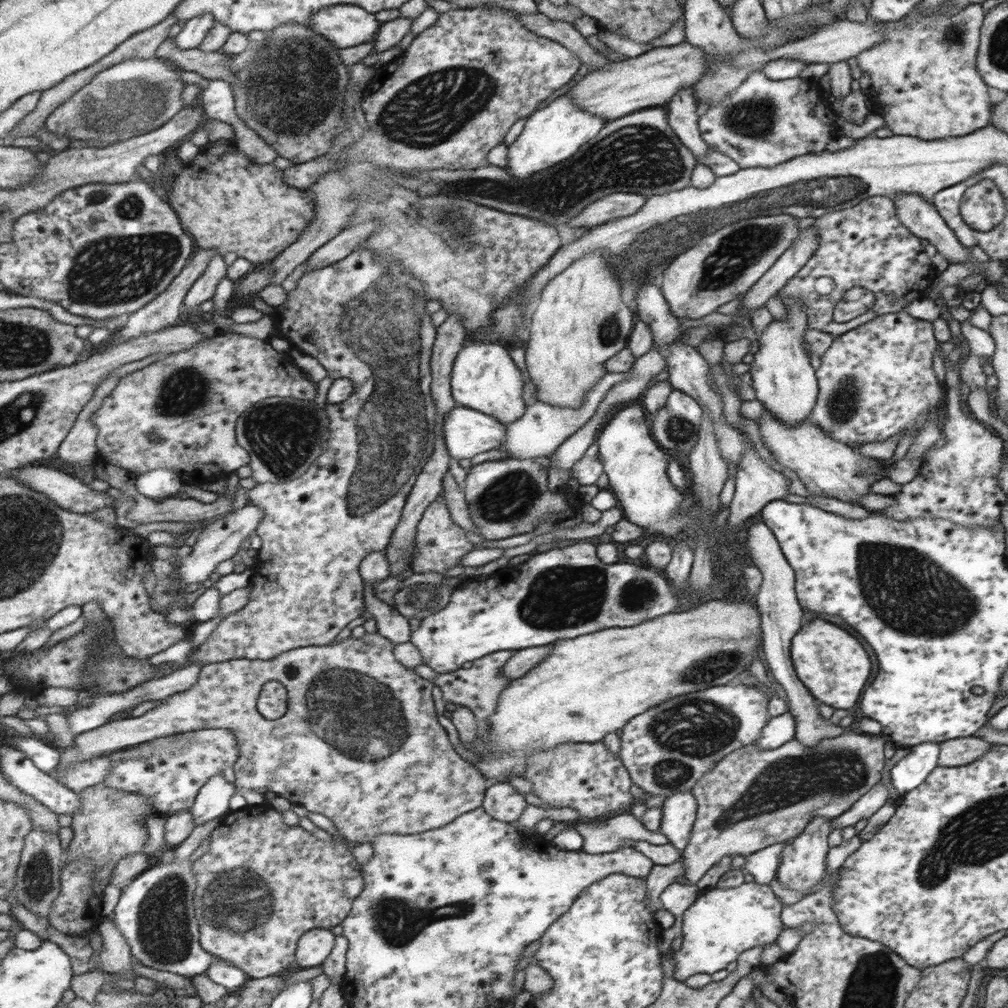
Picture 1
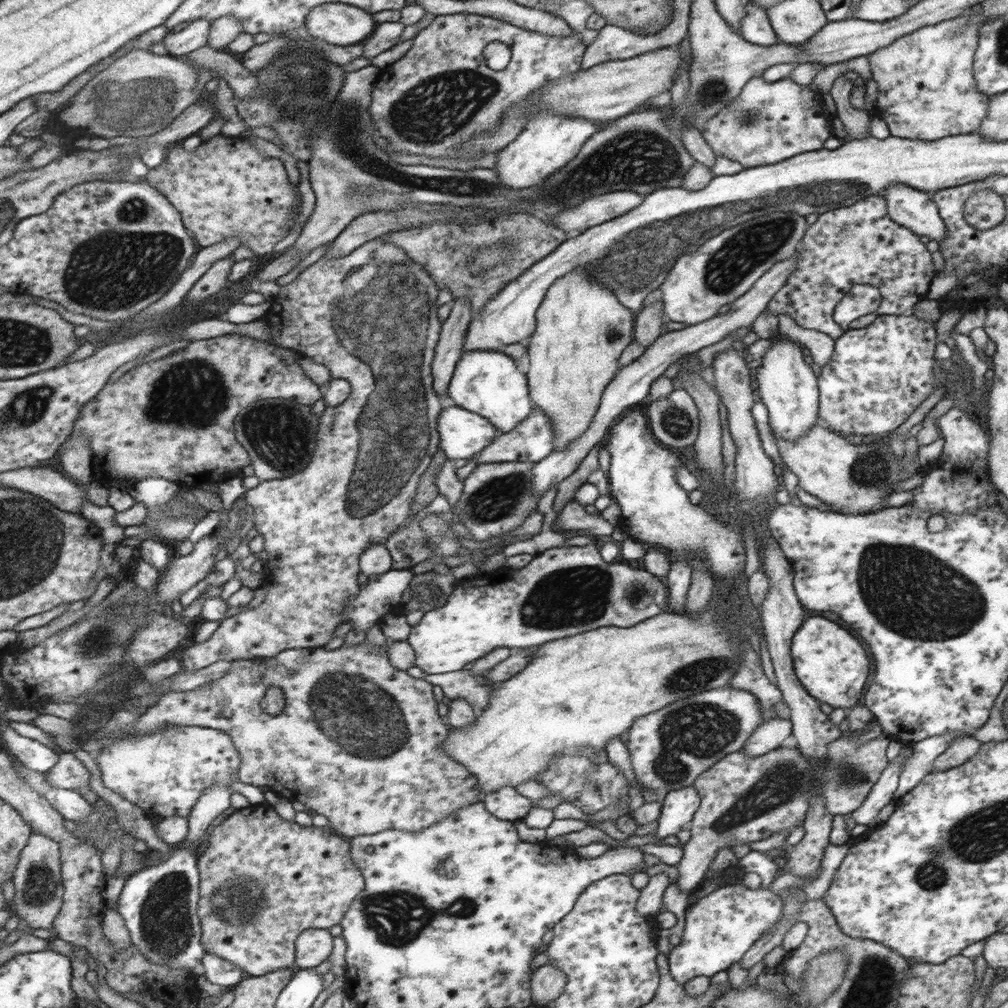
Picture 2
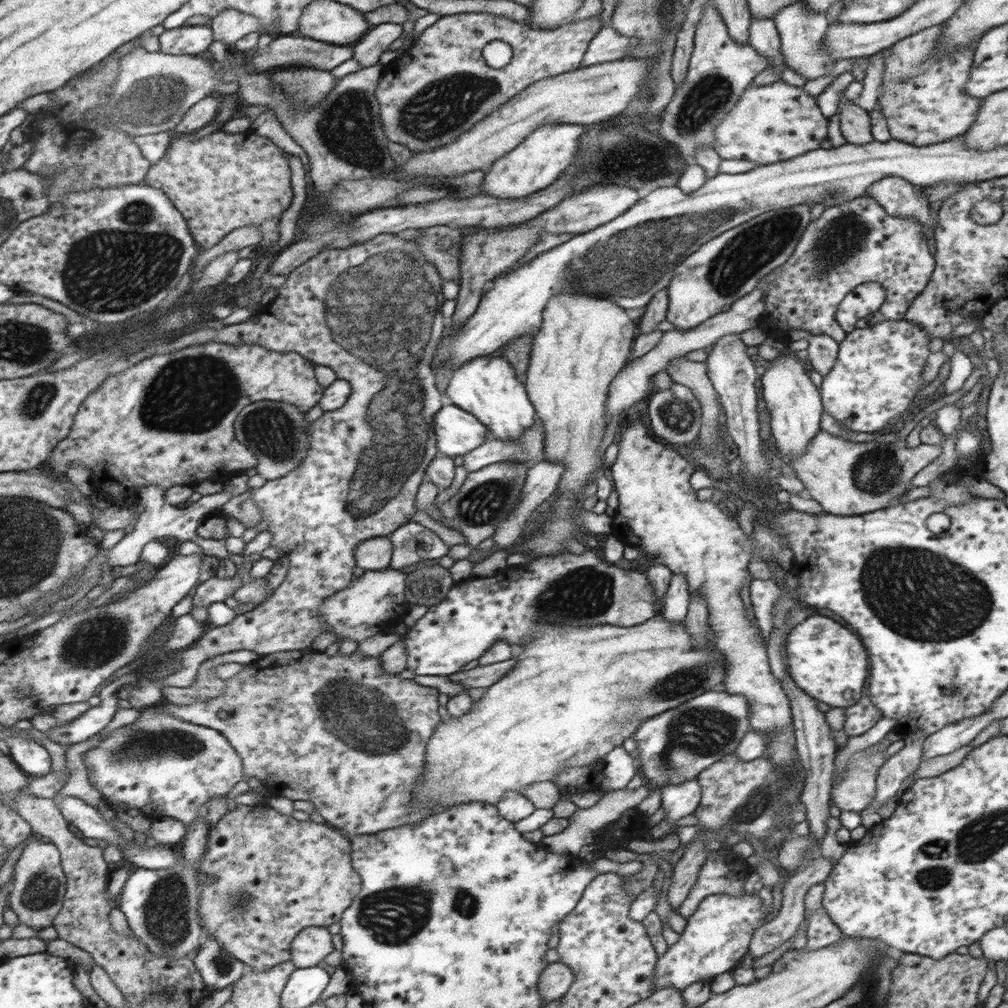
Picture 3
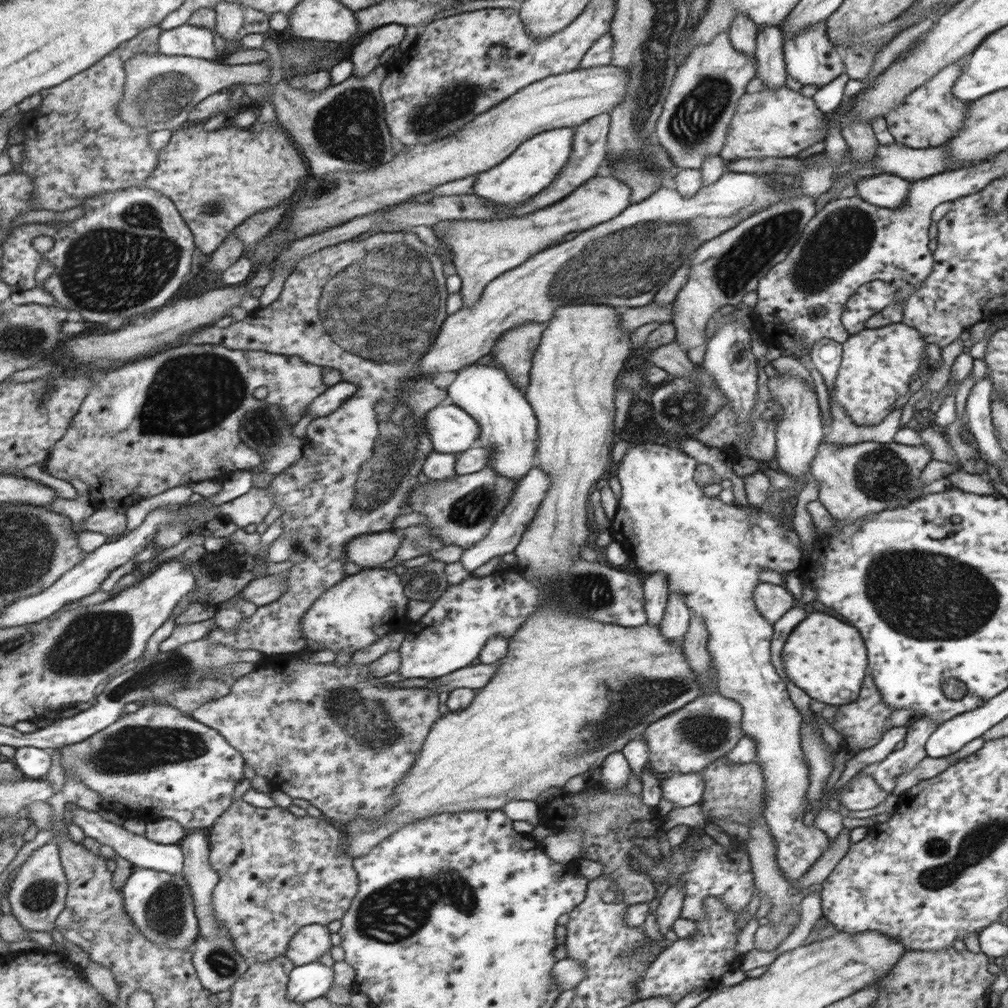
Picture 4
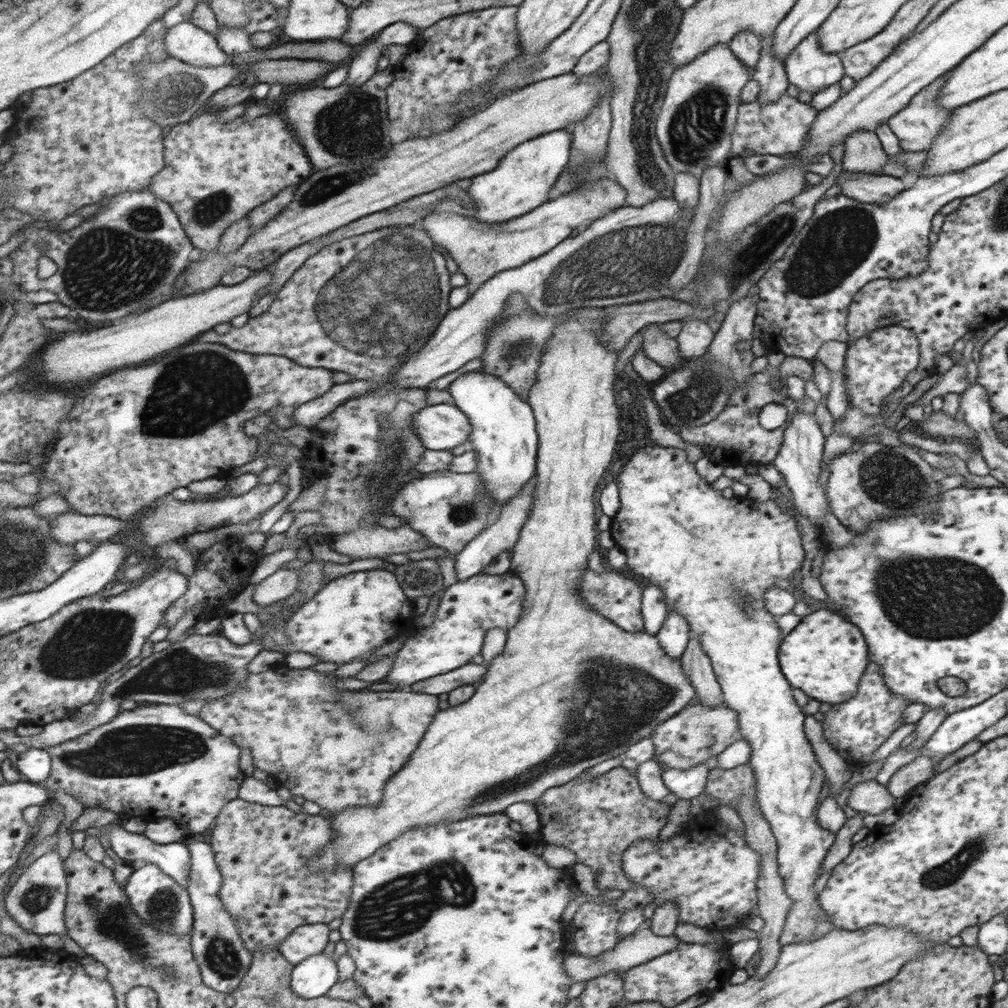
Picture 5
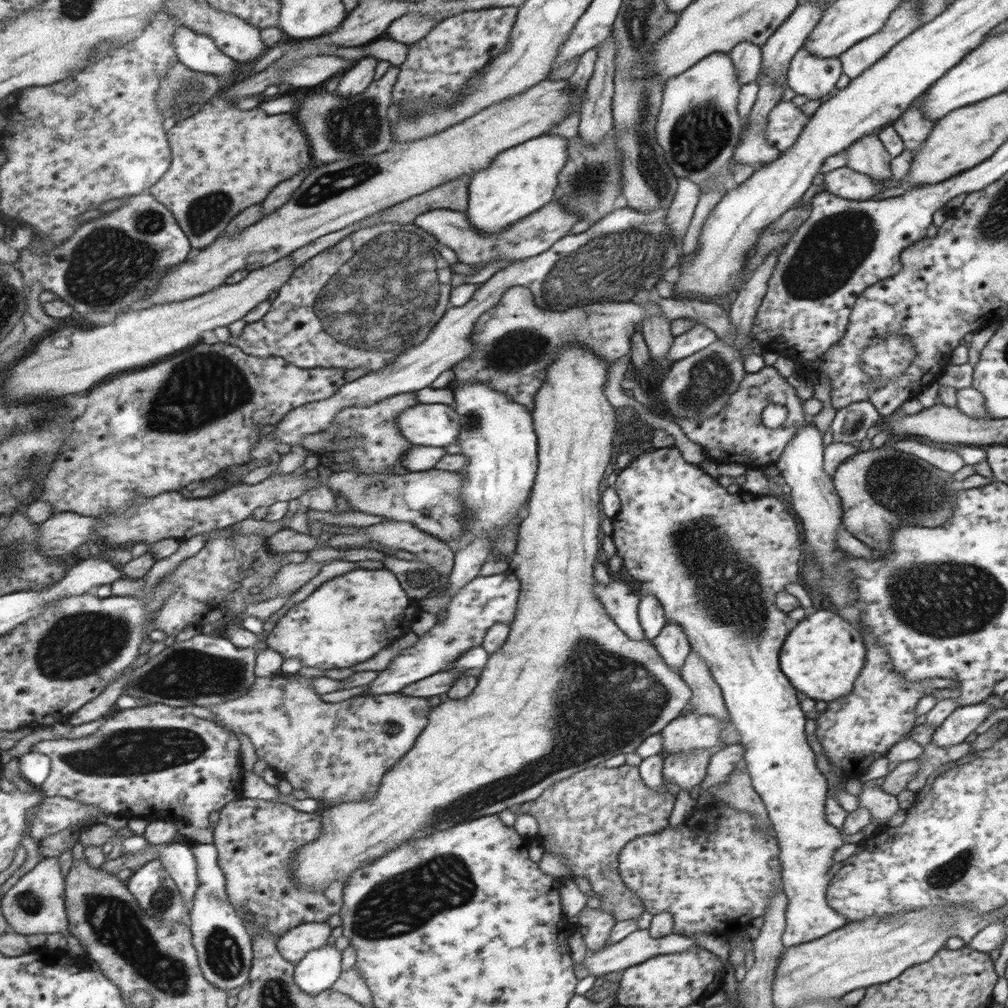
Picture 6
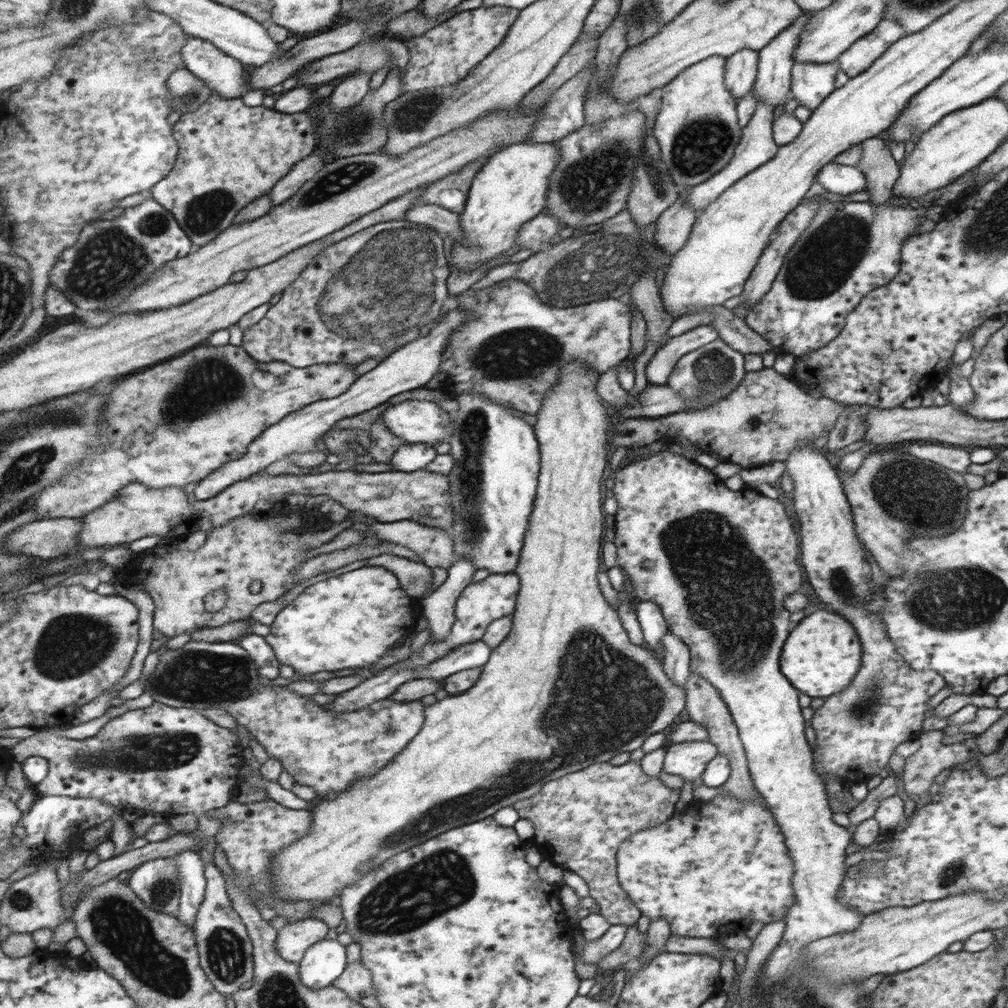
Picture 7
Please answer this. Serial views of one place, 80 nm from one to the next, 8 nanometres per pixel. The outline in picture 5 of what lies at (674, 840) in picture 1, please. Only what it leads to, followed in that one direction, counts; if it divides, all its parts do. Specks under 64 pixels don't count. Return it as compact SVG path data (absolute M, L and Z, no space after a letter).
M703 762L692 768L663 768L663 783L679 800L692 800L702 796L707 783L711 762Z

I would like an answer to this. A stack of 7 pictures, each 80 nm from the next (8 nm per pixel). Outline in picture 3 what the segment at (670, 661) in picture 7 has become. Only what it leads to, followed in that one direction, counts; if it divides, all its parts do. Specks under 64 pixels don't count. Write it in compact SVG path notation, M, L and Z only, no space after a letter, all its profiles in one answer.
M673 574L670 580L670 586L663 600L660 614L664 615L668 624L685 624L685 618L691 602L691 596L688 592L688 582L684 576Z

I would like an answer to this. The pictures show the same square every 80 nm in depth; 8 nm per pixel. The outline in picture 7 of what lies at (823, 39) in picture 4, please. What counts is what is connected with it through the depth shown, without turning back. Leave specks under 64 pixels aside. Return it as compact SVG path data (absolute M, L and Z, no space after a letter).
M796 61L791 68L791 96L800 106L818 109L836 92L836 77L839 71L837 61L829 63L803 63Z

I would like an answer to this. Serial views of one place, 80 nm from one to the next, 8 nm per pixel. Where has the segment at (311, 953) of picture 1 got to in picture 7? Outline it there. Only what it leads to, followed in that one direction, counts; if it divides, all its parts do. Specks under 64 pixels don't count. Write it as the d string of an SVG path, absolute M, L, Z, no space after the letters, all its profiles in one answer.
M309 918L290 923L280 930L278 949L284 958L293 963L304 960L312 946L326 940L330 926L324 920Z

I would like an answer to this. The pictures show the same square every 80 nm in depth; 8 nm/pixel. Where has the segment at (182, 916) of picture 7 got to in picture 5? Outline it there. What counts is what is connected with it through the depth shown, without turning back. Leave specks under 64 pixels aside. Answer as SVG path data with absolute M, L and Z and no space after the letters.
M117 825L103 840L109 843L118 856L137 866L157 864L189 890L193 858L186 844L159 844L145 833L128 832L122 825Z

